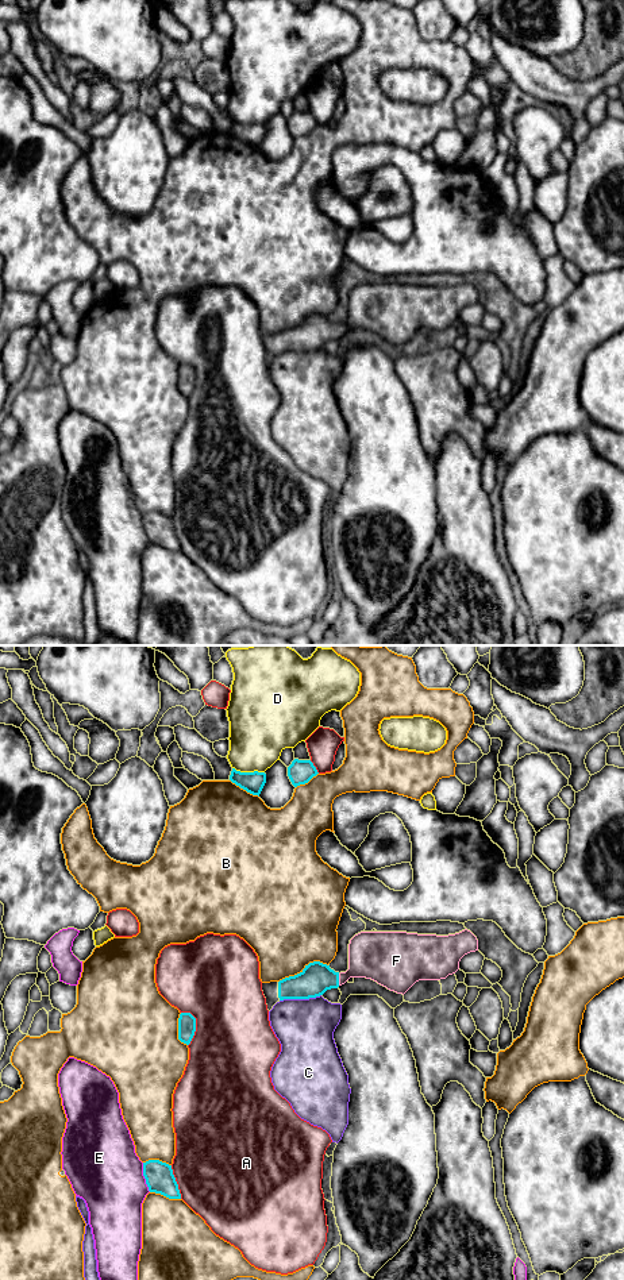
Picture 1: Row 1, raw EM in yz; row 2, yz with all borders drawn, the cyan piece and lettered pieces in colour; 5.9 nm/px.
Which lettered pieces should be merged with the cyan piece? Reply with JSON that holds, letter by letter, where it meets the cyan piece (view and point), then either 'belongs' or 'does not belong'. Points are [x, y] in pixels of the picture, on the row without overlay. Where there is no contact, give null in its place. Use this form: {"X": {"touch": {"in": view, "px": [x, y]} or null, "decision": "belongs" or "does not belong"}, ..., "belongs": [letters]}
{"A": {"touch": {"in": "yz", "px": [195, 377]}, "decision": "does not belong"}, "B": {"touch": {"in": "yz", "px": [304, 320]}, "decision": "does not belong"}, "C": {"touch": {"in": "yz", "px": [300, 350]}, "decision": "does not belong"}, "D": {"touch": {"in": "yz", "px": [249, 124]}, "decision": "does not belong"}, "E": {"touch": {"in": "yz", "px": [145, 529]}, "decision": "does not belong"}, "F": {"touch": {"in": "yz", "px": [338, 331]}, "decision": "belongs"}, "belongs": ["F"]}

